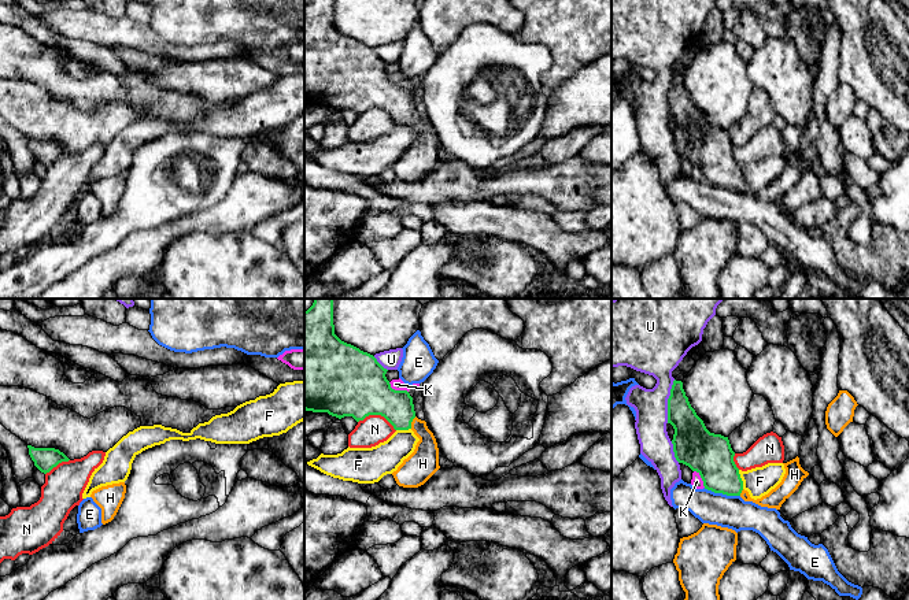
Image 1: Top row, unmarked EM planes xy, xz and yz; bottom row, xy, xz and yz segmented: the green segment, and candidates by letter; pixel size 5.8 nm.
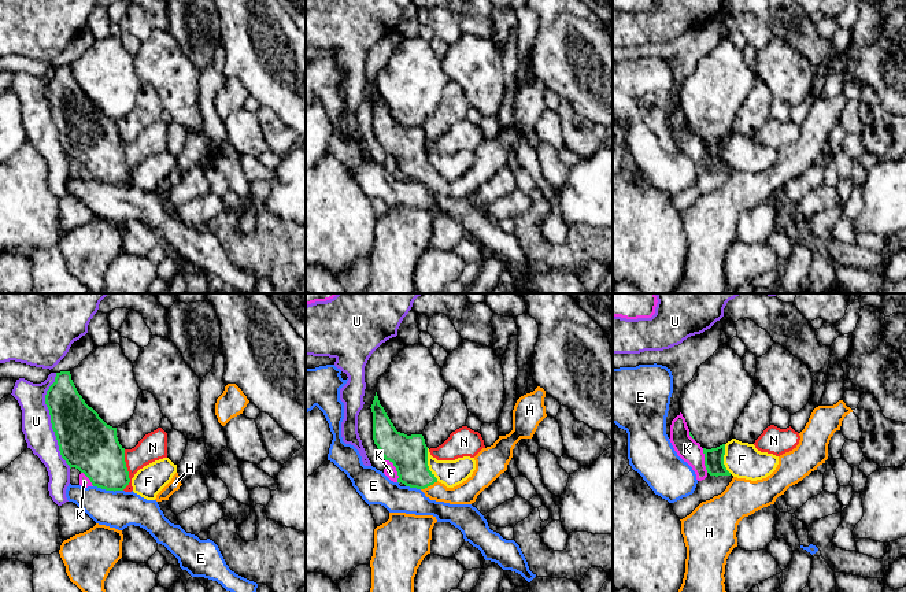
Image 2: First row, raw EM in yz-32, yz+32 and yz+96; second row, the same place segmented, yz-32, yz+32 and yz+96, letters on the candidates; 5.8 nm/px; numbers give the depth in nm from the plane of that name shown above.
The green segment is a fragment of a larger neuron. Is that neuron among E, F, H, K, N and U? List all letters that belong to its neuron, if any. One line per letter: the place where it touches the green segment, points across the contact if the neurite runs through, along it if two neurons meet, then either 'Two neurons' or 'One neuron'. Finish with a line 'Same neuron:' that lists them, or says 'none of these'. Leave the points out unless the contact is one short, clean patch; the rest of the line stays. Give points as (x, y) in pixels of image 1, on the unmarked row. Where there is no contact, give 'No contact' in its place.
E: Touches green at yz (721, 185). Boundary: yz (704, 181), (712, 185), (739, 189). Two neurons
F: Touches green at yz (741, 173). Boundary: yz (738, 163), (743, 181). Two neurons
H: Touches green at xz (411, 114). Path across: xz (376, 91), (392, 97), (411, 114), (424, 128), (424, 154). One neuron
K: Touches green at xz (398, 84). Two neurons
N: Touches green at xz (377, 107). Two neurons
U: Touches green at yz (668, 95). Two neurons
Same neuron: H

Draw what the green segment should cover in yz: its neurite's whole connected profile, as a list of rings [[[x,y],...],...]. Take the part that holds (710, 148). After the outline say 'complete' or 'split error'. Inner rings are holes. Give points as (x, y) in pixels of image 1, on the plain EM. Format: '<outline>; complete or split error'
[[[673,74],[668,92],[668,116],[675,122],[673,145],[679,156],[696,164],[703,179],[714,186],[740,189],[761,200],[780,203],[781,197],[809,168],[799,158],[799,151],[783,156],[786,167],[781,175],[761,192],[751,192],[743,182],[739,162],[734,155],[735,145],[728,130],[710,126],[691,100],[681,74]]]; split error

